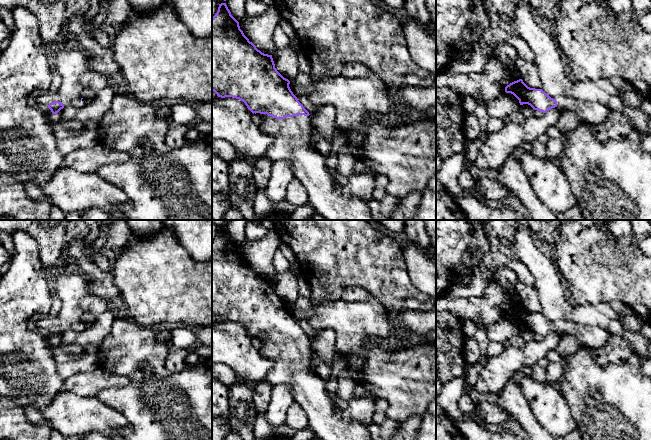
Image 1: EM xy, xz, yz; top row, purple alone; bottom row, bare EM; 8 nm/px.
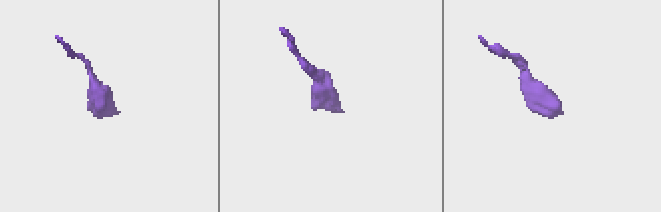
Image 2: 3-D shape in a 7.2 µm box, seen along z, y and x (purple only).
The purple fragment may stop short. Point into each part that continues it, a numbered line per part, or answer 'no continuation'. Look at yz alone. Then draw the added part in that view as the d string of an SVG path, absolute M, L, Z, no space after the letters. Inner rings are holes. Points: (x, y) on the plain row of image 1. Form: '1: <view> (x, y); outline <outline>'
1: yz (590, 336); outline M560 320L556 325L559 333L575 337L579 344L589 349L603 348L611 336L610 332L595 325L584 325L569 320Z

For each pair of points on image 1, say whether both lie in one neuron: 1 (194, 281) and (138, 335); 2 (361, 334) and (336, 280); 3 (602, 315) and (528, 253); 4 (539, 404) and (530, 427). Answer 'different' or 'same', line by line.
1: different
2: different
3: same
4: different

